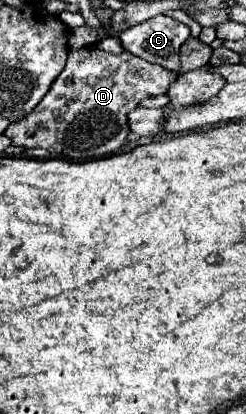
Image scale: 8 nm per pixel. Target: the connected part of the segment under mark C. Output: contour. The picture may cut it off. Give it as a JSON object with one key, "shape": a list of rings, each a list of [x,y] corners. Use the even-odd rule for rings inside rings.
{"shape":[[[154,16],[120,34],[124,50],[166,70],[178,70],[178,52],[188,38],[190,28],[170,16]]]}

